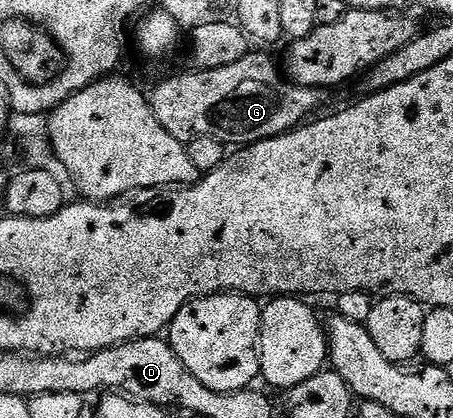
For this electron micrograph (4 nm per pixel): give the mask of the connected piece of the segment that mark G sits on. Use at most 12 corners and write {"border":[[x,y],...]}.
{"border":[[268,51],[181,72],[147,99],[179,143],[248,146],[312,117],[322,93]]}

